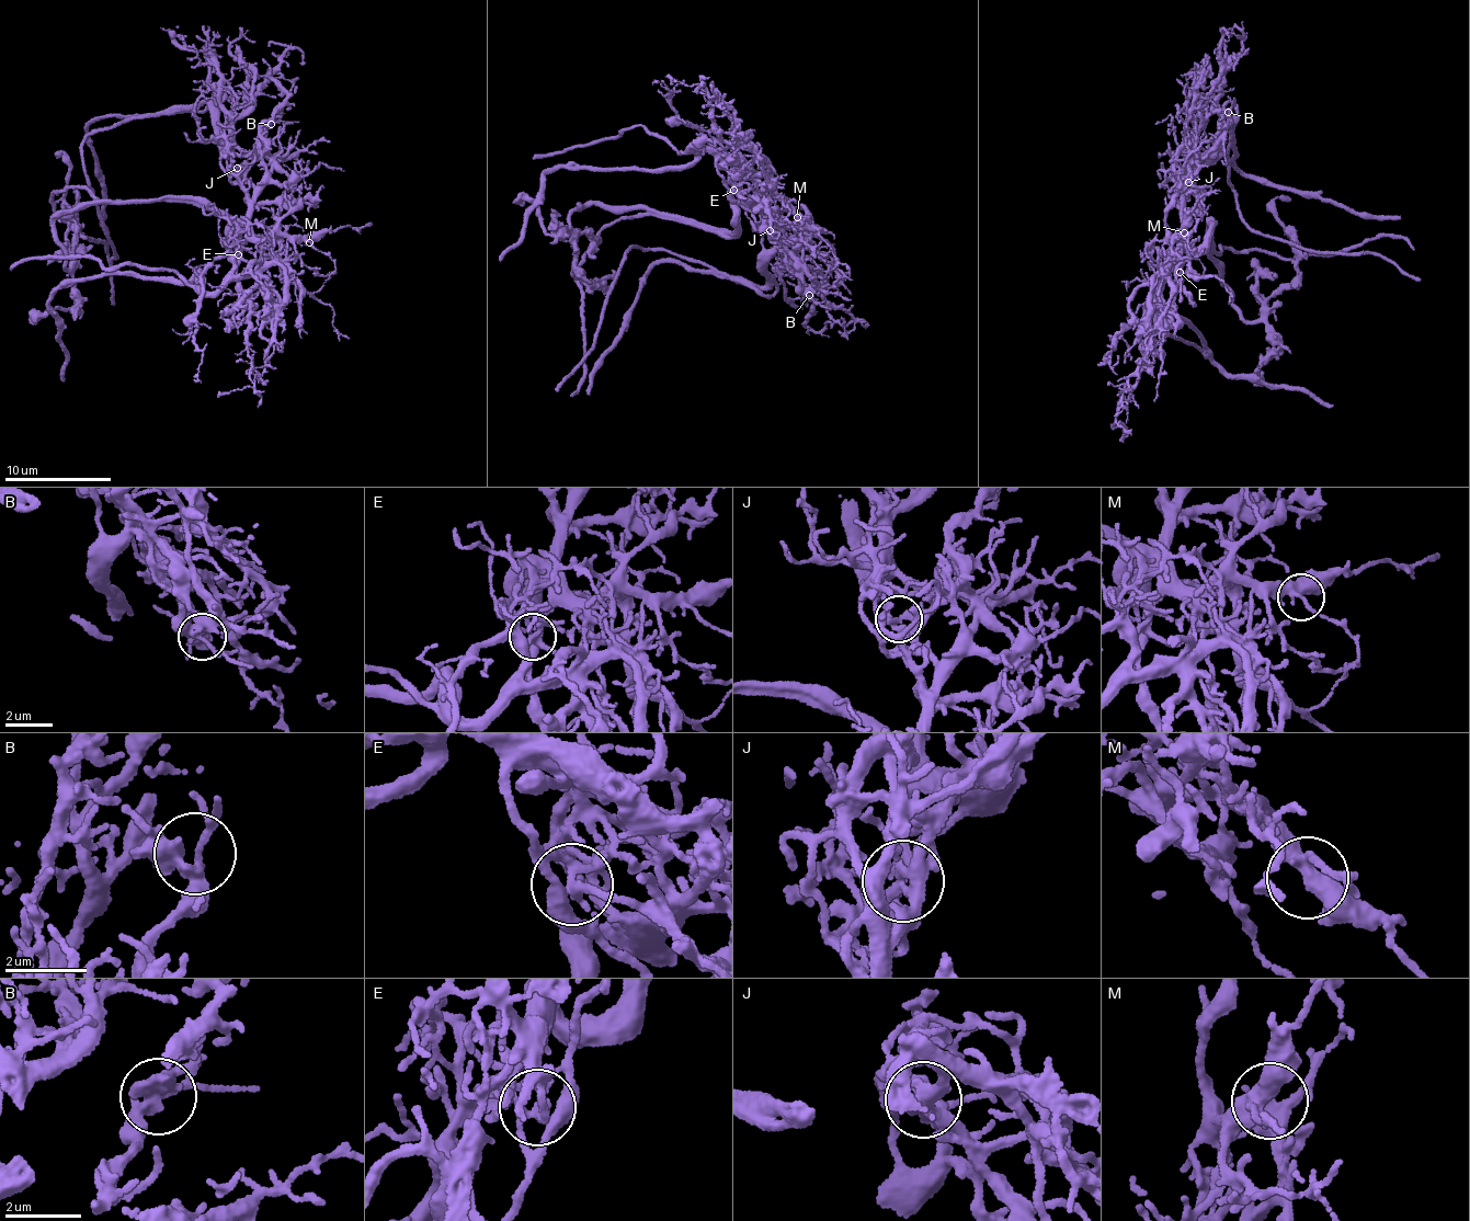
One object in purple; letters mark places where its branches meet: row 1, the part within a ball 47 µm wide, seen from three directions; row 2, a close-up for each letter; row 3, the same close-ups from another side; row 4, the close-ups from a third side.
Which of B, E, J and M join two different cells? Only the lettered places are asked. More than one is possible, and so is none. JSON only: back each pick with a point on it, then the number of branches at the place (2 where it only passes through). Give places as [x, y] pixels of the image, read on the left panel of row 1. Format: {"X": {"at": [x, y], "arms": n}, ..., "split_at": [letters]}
{"E": {"at": [238, 254], "arms": 4}, "J": {"at": [237, 168], "arms": 4}, "split_at": ["E", "J"]}

